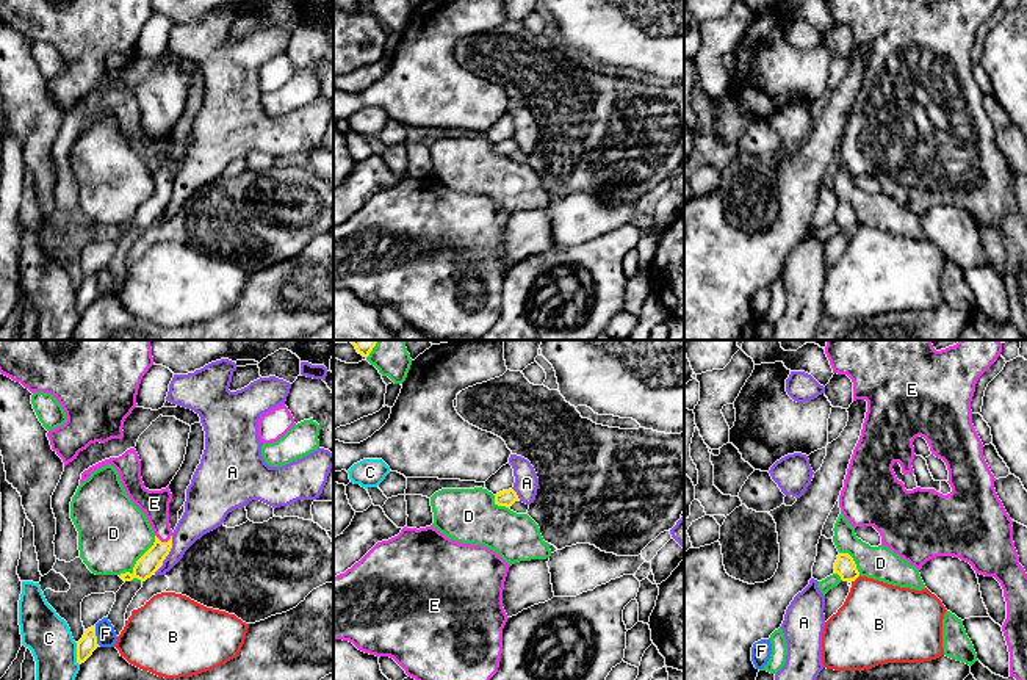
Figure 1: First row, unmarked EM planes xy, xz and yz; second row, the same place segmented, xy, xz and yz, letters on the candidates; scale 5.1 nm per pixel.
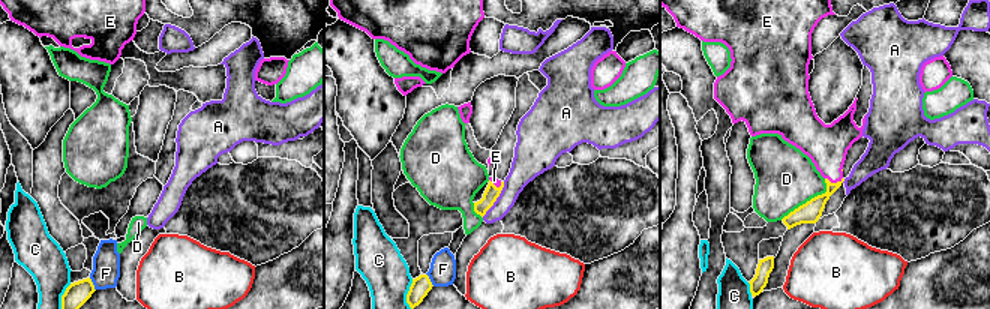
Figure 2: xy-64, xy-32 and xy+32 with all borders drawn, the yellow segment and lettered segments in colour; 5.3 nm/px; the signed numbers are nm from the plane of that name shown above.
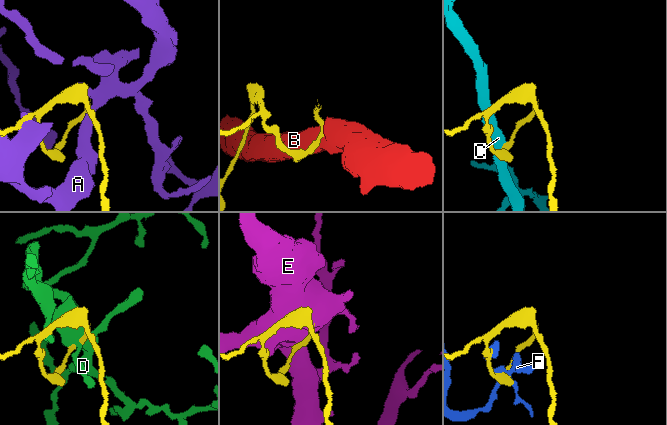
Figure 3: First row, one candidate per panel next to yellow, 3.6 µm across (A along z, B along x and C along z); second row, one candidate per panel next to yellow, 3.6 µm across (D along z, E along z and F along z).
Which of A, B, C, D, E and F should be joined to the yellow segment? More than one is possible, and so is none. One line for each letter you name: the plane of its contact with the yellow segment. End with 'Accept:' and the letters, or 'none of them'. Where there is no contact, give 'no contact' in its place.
E: meets yellow in xy
Accept: E

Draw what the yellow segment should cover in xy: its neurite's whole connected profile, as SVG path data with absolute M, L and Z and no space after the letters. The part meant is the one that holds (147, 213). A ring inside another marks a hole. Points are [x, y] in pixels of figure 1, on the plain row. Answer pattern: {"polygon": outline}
{"polygon": "M135 97L127 99L119 107L110 107L89 116L81 122L80 133L88 128L92 121L108 113L117 119L127 144L146 163L155 182L153 194L136 210L133 221L125 221L119 226L124 230L132 230L133 227L146 230L158 219L172 197L172 179L169 174L169 152L172 143L169 135L161 139L149 139L144 136L141 127L141 110Z"}

